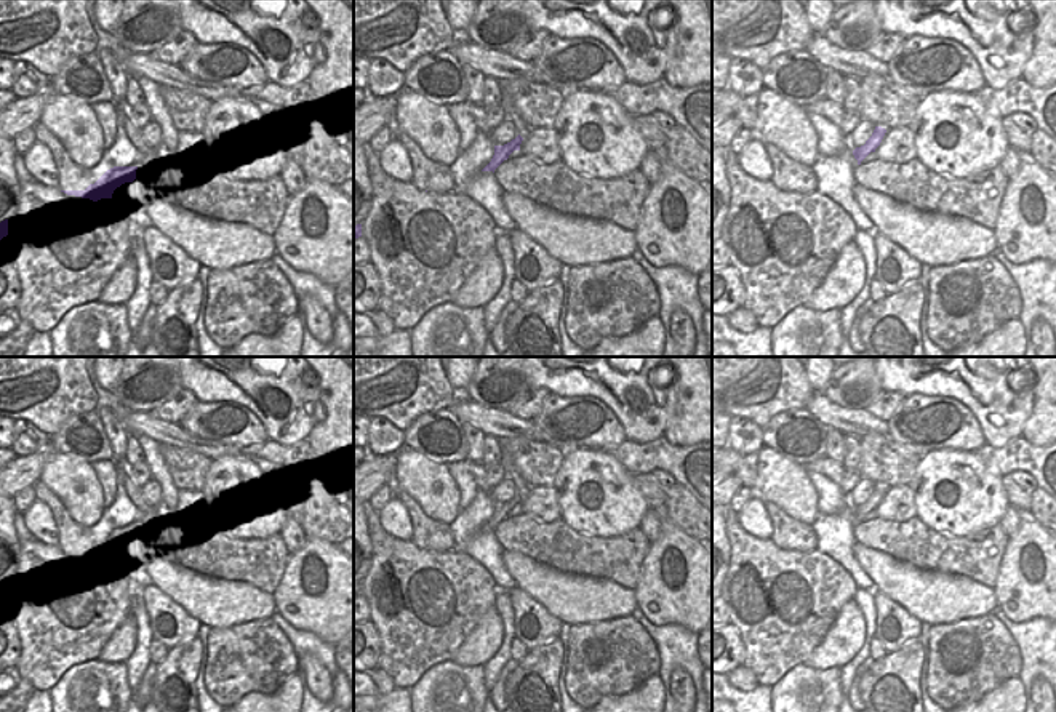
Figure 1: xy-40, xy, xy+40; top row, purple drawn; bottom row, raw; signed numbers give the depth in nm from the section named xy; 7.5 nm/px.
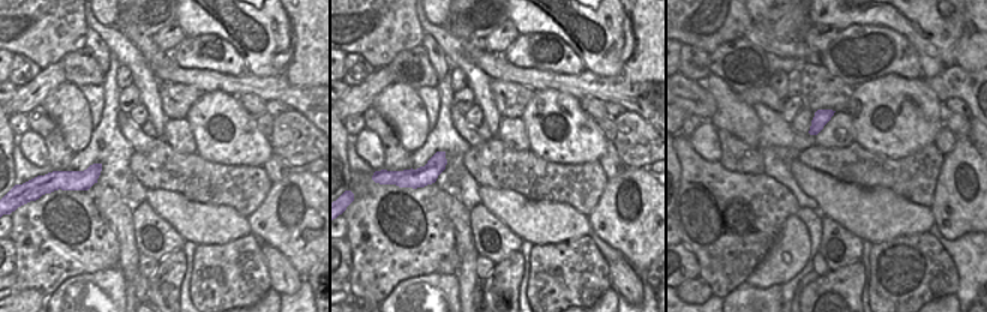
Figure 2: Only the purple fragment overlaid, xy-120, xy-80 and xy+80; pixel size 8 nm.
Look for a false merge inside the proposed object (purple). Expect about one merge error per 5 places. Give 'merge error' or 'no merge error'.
no merge error

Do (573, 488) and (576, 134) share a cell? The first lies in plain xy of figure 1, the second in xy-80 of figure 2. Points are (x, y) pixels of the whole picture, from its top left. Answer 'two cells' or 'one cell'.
one cell

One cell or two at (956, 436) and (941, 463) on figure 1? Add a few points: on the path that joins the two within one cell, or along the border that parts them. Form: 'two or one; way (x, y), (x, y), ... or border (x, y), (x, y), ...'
two; border (968, 450), (936, 448), (922, 456)

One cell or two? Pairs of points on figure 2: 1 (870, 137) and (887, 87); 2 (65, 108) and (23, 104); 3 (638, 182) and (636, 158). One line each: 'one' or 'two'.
1: one
2: two
3: two

